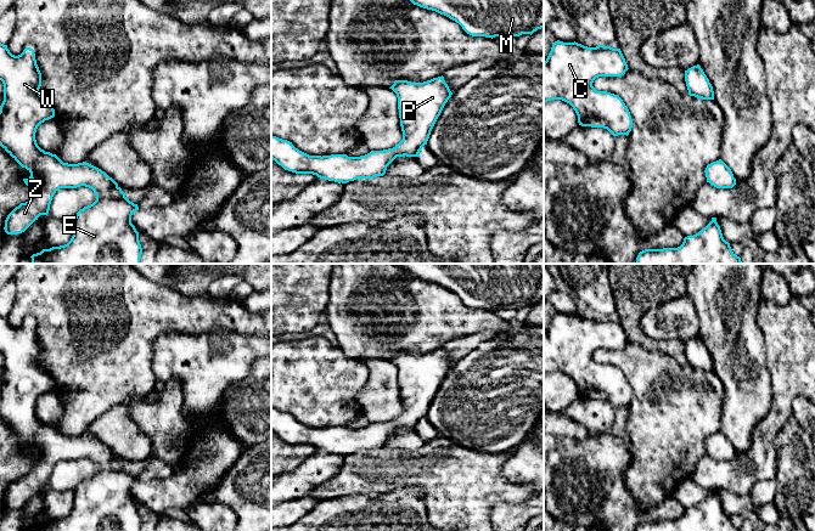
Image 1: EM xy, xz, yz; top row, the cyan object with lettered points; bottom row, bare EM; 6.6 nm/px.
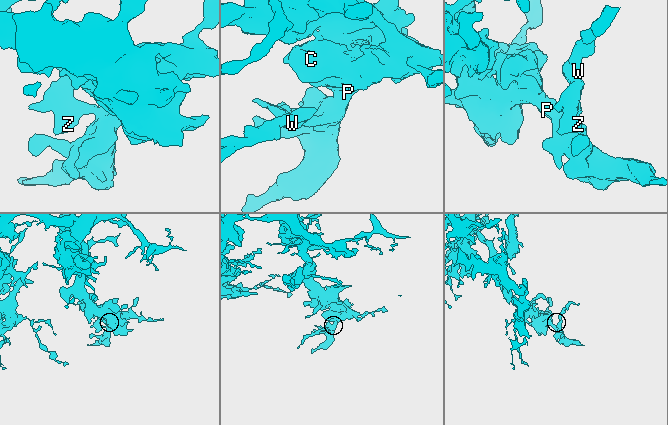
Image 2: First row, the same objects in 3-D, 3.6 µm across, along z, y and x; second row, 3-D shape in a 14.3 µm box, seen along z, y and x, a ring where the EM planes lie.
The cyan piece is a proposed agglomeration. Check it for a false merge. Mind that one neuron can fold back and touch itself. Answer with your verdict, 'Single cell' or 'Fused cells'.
Single cell

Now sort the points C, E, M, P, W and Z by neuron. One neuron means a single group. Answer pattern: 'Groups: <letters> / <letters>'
Groups: C E M P W Z

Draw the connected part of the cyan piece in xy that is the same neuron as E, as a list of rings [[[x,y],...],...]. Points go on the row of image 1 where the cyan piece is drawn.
[[[0,43],[0,80],[4,84],[4,101],[0,106],[0,146],[22,166],[26,168],[30,176],[23,179],[28,186],[29,181],[34,181],[30,188],[30,198],[26,203],[16,207],[5,220],[5,232],[16,235],[24,232],[40,215],[47,215],[54,194],[60,188],[77,188],[80,186],[89,187],[94,191],[96,200],[80,209],[74,220],[73,236],[71,241],[60,247],[43,249],[40,253],[33,254],[32,264],[140,264],[142,248],[139,241],[139,232],[131,224],[131,215],[139,210],[137,204],[130,202],[118,183],[101,169],[83,162],[78,164],[63,163],[56,154],[41,149],[35,140],[38,126],[55,117],[54,106],[39,94],[41,86],[41,73],[36,64],[34,50],[26,47],[23,52],[15,56],[7,49],[7,45]]]

